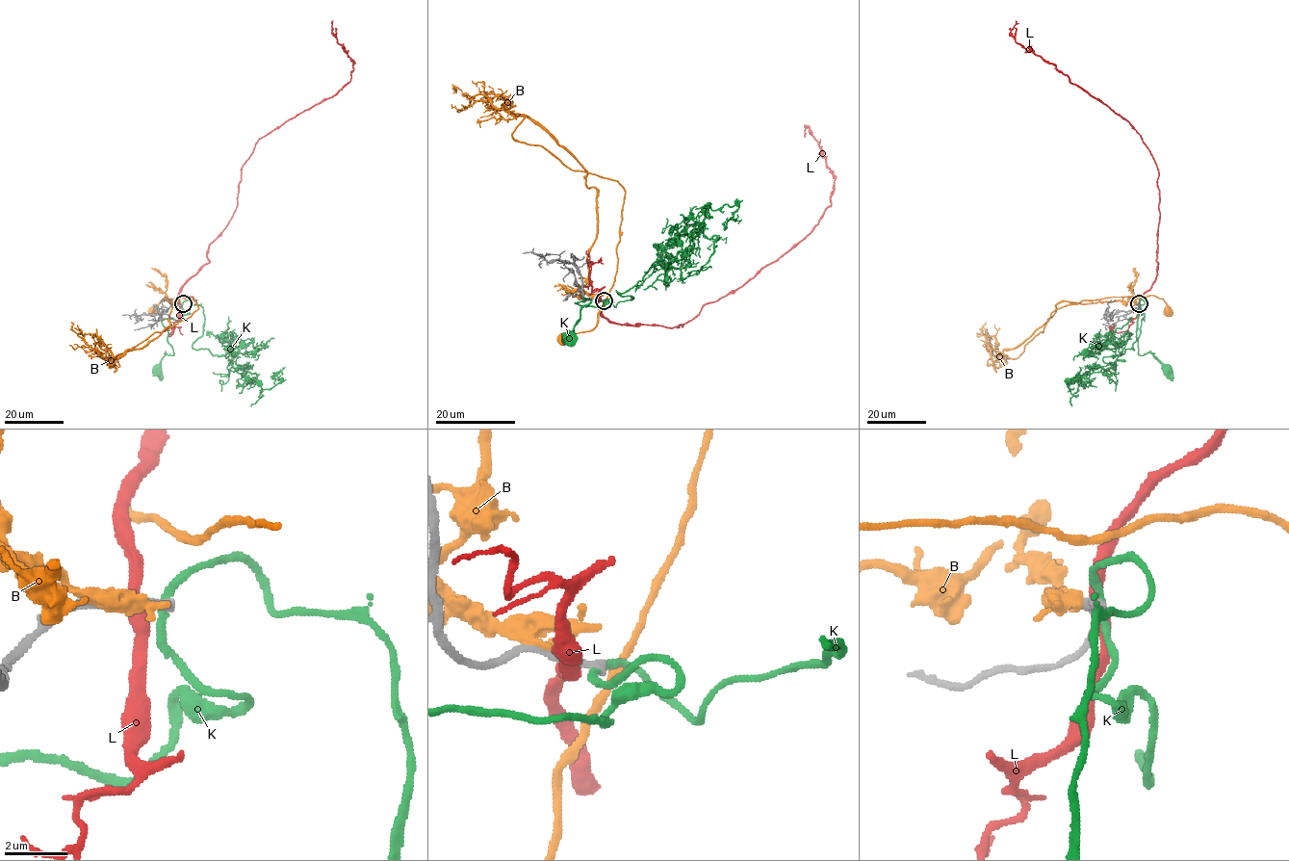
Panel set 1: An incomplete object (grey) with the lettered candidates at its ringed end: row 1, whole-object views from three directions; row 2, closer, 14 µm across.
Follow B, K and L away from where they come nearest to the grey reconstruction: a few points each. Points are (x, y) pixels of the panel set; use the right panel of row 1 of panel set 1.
B: (1138, 304), (1058, 302), (1029, 337), (1003, 354), (1018, 358), (1051, 314), (1083, 300), (1155, 295), (1170, 316)
K: (1139, 304), (1139, 312), (1143, 313), (1144, 321), (1141, 321), (1138, 353), (1151, 352), (1167, 368)
L: (1139, 304), (1155, 279), (1158, 263), (1156, 163), (1126, 119), (1016, 41), (1011, 32), (1016, 21)

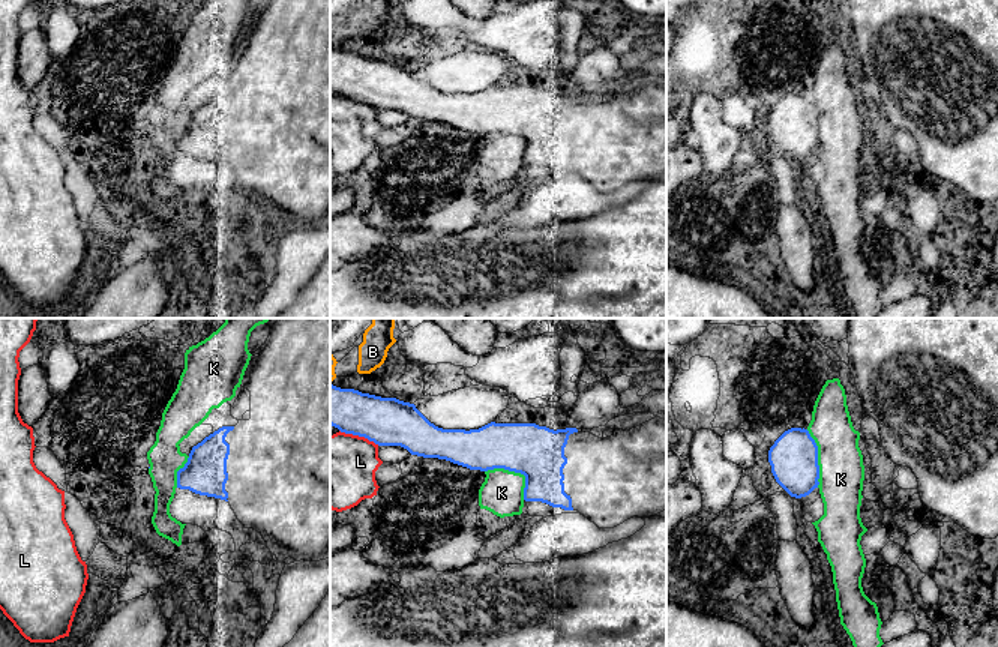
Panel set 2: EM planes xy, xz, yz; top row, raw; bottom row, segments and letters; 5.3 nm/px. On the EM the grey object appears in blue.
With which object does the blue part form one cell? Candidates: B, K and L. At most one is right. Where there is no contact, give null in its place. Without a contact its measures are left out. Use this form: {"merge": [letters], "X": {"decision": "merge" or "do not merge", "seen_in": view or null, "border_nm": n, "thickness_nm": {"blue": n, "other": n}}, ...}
{"merge": [], "B": {"decision": "do not merge", "seen_in": null}, "K": {"decision": "do not merge", "seen_in": "xz", "border_nm": 260, "thickness_nm": {"blue": 280, "other": 240}}, "L": {"decision": "do not merge", "seen_in": "xz", "border_nm": 240, "thickness_nm": {"blue": 260, "other": 400}}}

